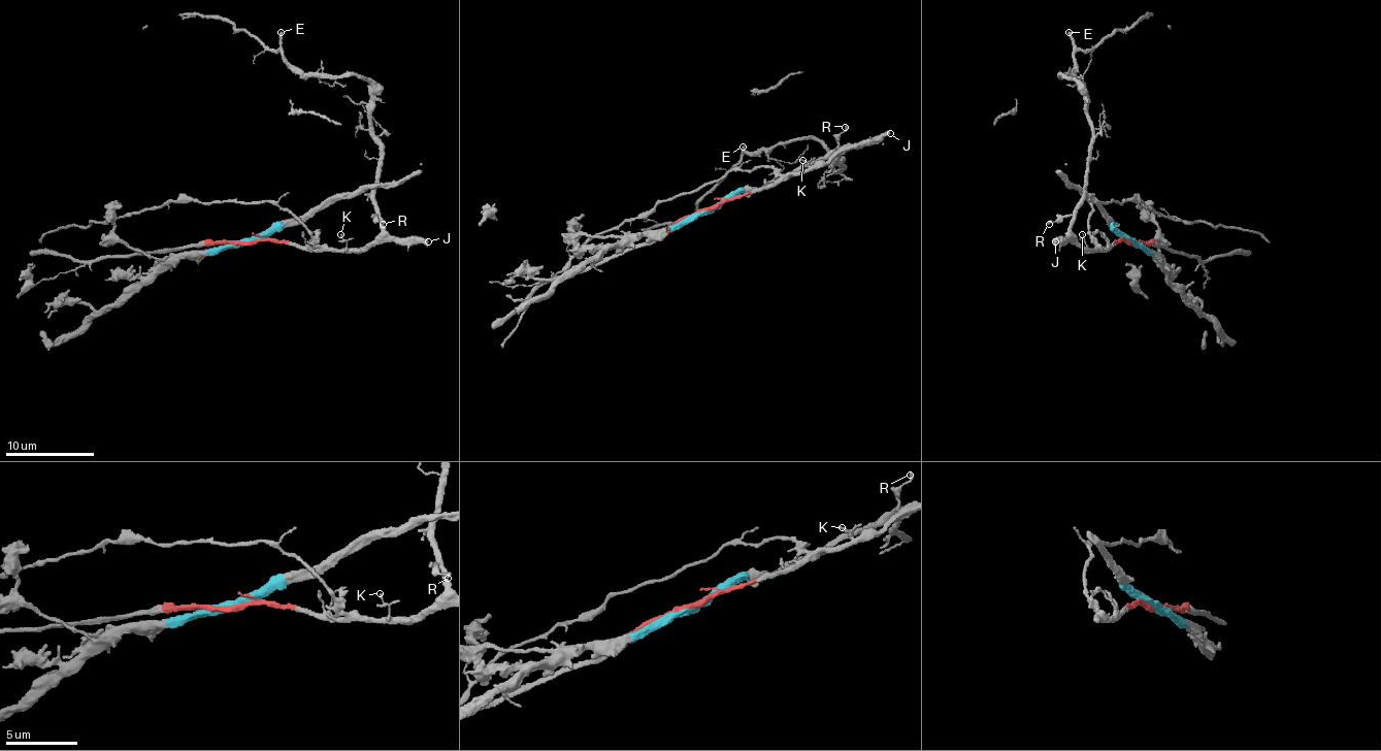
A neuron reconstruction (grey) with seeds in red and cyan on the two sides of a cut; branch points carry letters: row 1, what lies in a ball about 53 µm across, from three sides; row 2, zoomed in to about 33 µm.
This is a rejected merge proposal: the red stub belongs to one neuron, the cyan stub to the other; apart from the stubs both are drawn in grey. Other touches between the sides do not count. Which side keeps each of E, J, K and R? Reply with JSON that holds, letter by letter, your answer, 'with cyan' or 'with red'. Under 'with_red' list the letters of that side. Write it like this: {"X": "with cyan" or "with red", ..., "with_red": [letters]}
{"E": "with red", "J": "with red", "K": "with red", "R": "with red", "with_red": ["E", "J", "K", "R"]}

